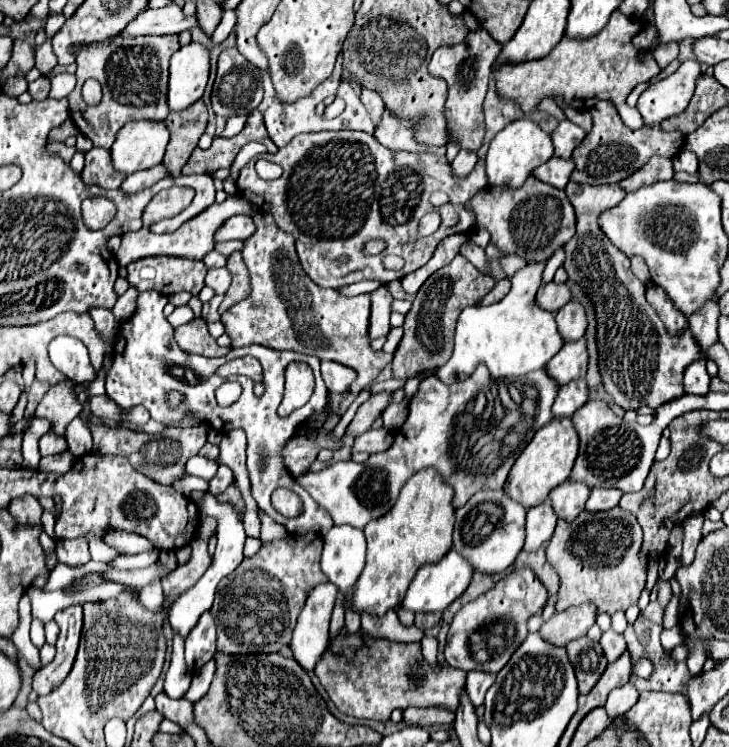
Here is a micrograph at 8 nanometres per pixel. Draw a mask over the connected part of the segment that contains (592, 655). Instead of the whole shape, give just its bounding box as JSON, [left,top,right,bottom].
[567,637,609,693]

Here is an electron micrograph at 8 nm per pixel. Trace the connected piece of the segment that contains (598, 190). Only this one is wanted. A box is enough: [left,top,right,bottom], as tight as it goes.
[565,181,701,411]

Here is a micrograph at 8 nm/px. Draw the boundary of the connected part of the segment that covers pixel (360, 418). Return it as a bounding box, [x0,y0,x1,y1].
[347,391,393,437]

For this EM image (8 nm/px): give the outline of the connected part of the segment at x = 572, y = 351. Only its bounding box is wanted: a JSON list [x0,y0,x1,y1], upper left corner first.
[547,337,589,385]

